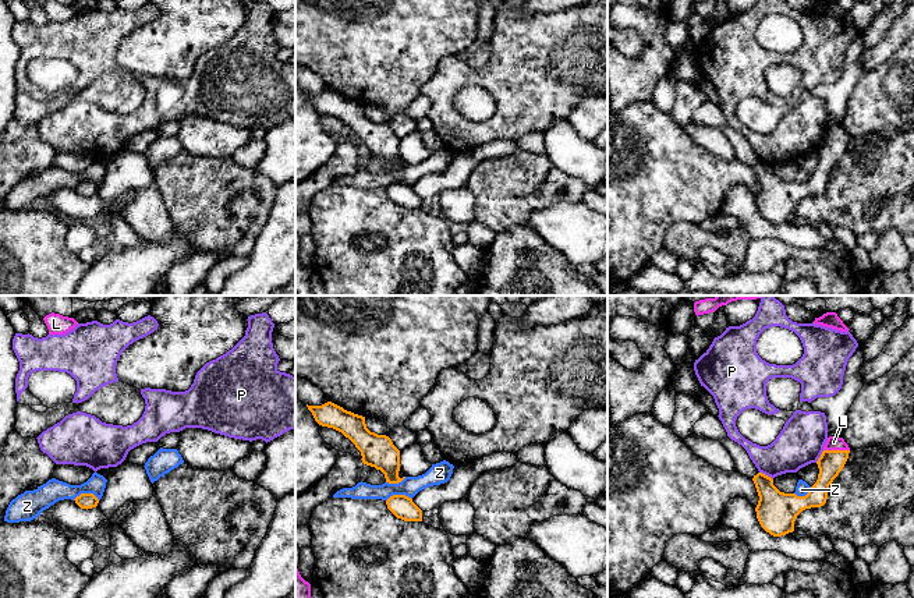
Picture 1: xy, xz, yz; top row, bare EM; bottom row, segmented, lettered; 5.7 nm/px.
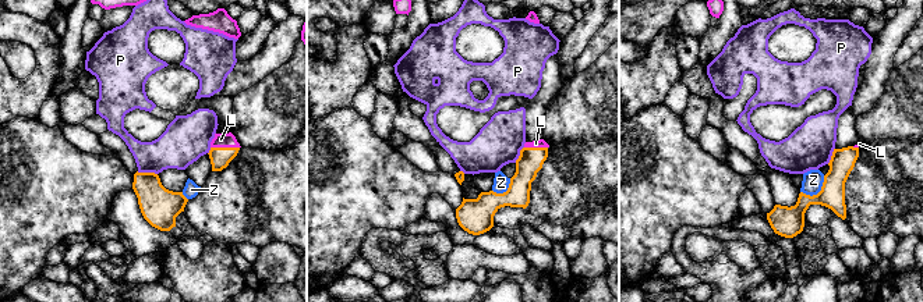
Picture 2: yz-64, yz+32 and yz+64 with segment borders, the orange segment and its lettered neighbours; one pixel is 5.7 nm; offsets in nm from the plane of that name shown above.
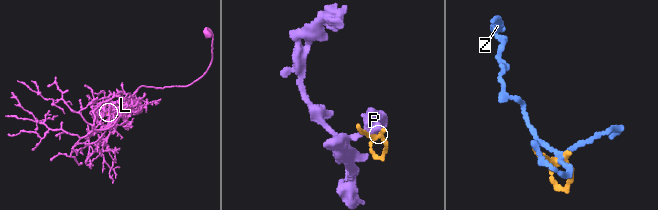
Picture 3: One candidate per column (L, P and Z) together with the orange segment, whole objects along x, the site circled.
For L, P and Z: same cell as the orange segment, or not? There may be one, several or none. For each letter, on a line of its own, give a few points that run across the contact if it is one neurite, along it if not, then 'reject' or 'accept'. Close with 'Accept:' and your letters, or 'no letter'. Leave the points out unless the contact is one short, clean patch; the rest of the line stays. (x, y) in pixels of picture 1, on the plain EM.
L: accept
P: reject
Z: xy (73, 187), (81, 181), (94, 181), (99, 187) | reject
Accept: L

